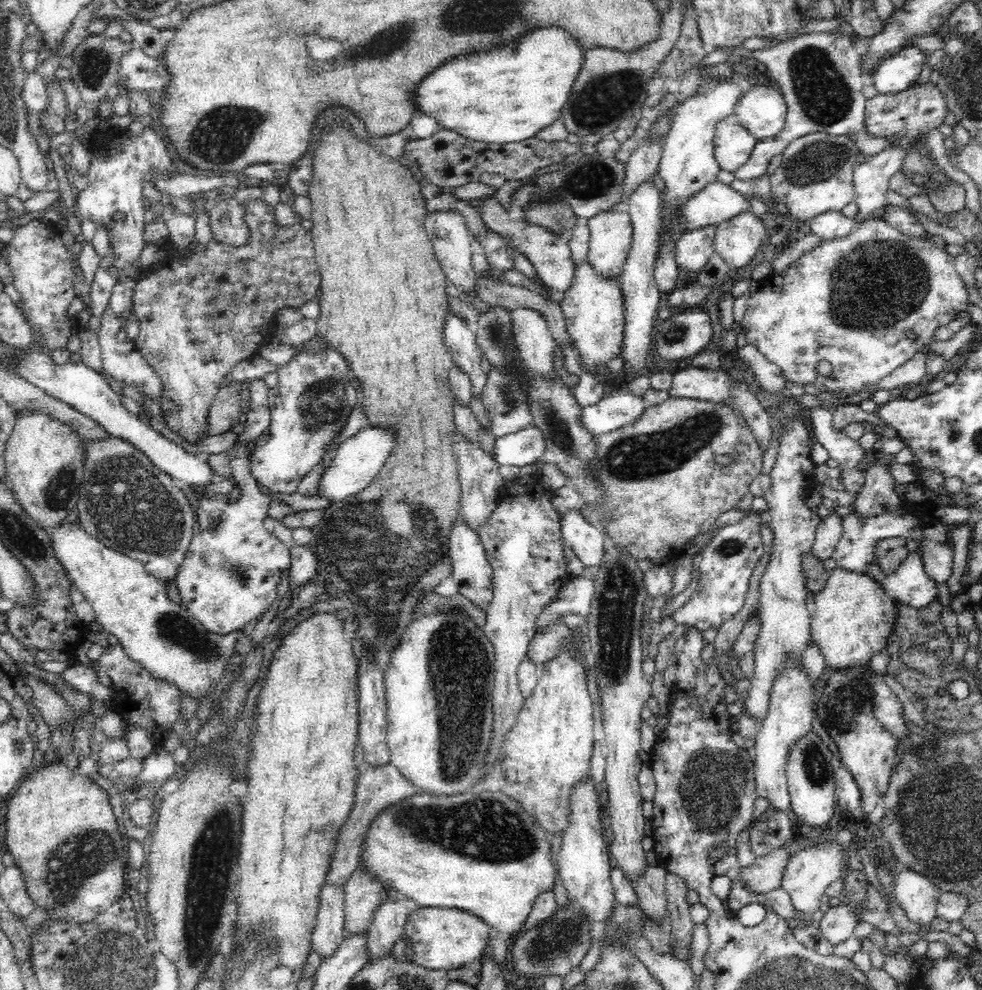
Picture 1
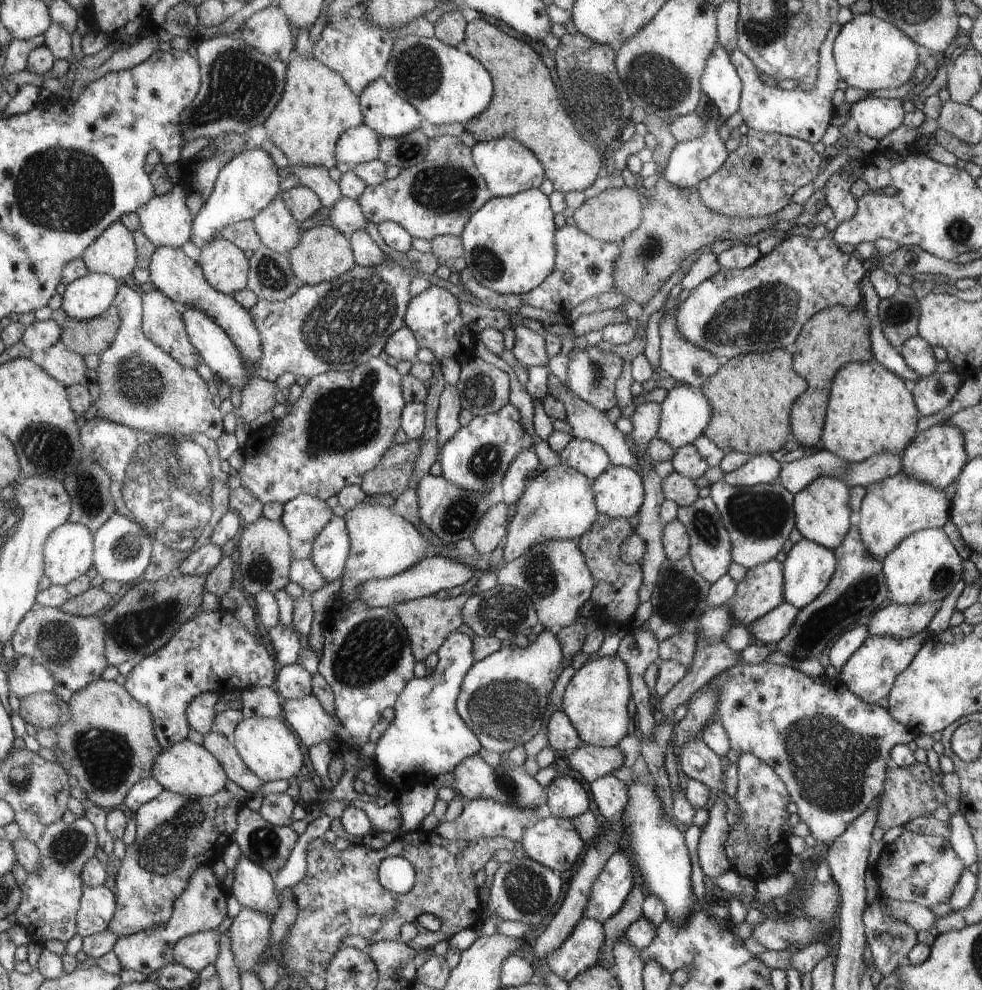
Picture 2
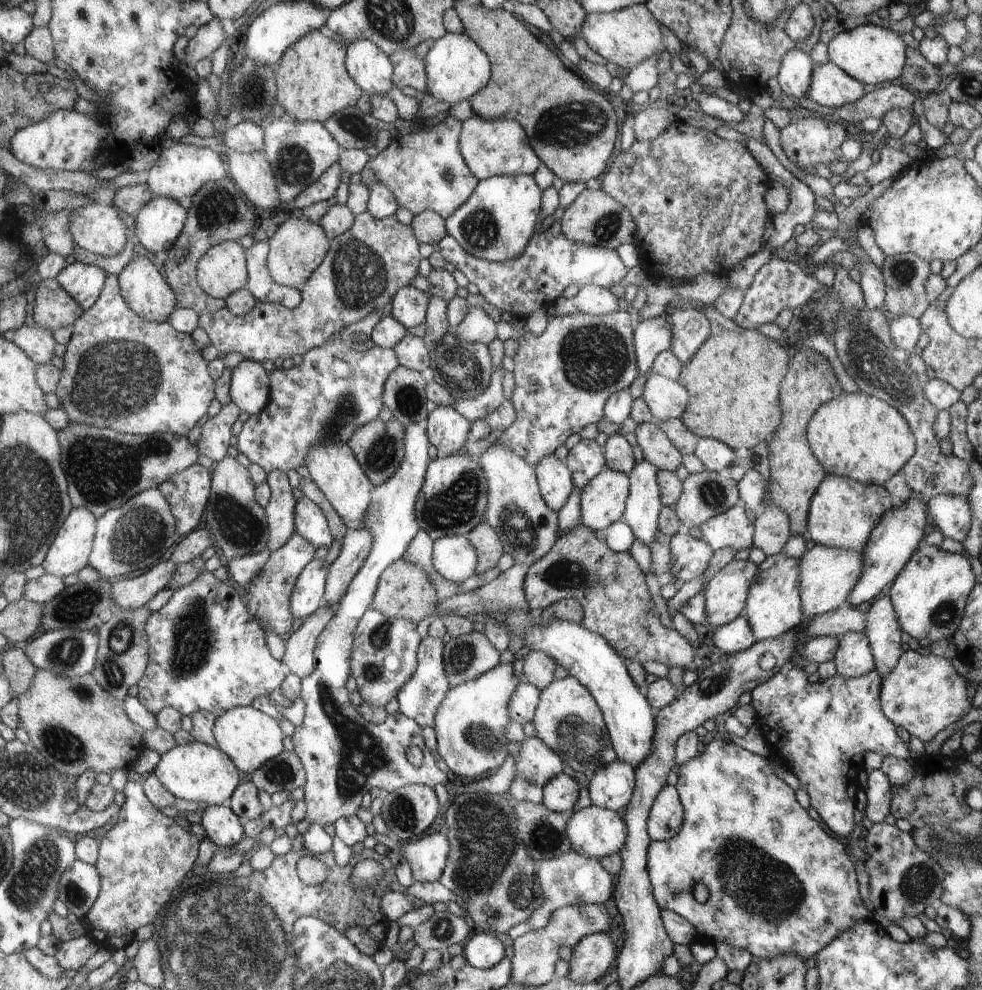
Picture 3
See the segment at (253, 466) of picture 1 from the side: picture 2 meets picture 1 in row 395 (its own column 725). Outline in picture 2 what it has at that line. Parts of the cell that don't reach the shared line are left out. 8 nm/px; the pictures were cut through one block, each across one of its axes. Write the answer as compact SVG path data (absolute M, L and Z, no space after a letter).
M804 231L780 241L769 254L762 255L752 266L743 269L725 269L704 280L693 288L685 302L676 310L676 324L682 338L694 346L718 356L720 360L730 360L735 356L750 353L770 353L777 349L792 349L797 342L802 327L817 312L832 306L844 306L854 310L862 302L860 282L866 268L856 258L856 253L844 254L836 248L834 238L813 239Z

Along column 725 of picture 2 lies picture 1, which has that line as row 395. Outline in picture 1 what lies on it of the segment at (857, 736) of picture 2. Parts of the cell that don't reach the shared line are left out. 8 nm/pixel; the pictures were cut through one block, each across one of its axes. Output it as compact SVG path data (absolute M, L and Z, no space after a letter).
M706 368L680 369L673 375L669 393L674 398L696 397L707 401L718 401L729 405L733 377L726 370L708 370Z

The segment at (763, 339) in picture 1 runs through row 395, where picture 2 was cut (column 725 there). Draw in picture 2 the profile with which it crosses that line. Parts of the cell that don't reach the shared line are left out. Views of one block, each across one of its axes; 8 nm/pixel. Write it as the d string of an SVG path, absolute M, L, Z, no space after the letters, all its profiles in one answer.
M741 754L736 764L738 786L734 800L740 806L742 816L729 826L724 852L728 856L730 870L759 882L788 870L786 864L792 852L786 844L782 826L788 822L786 804L790 802L790 792L773 766L754 754Z

